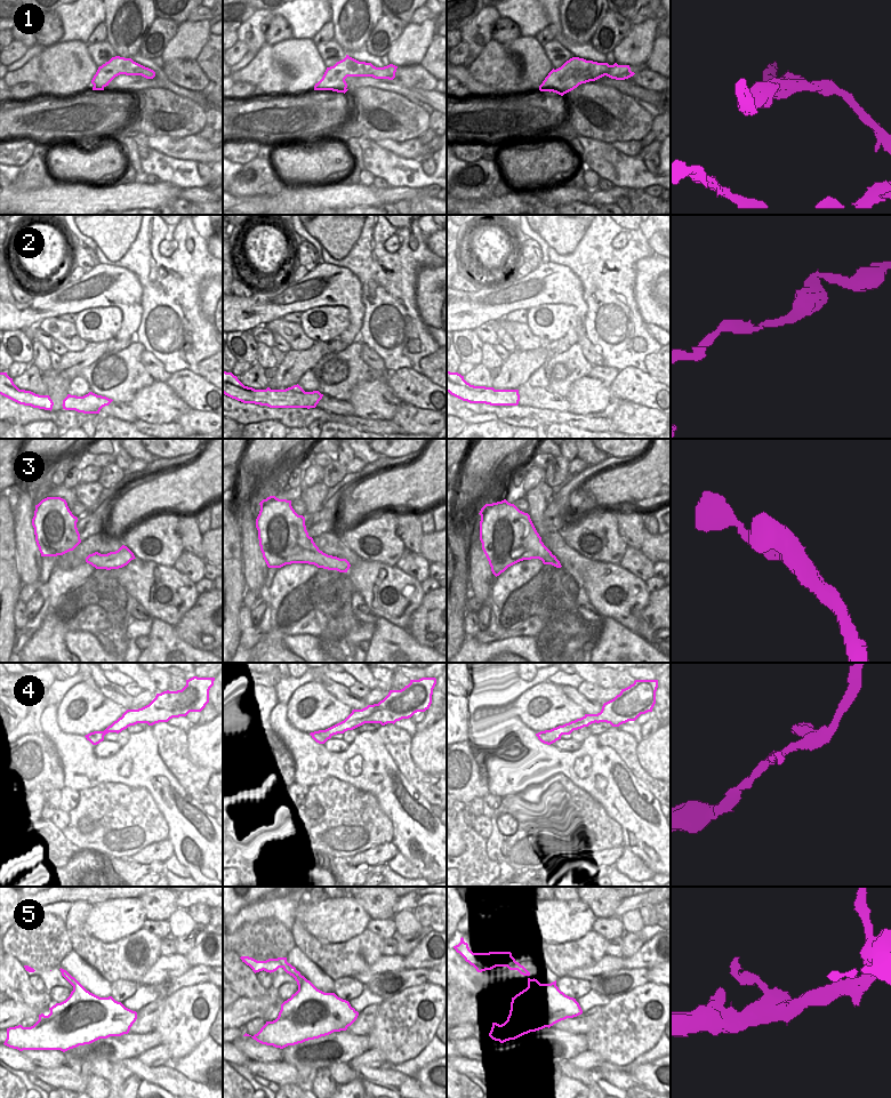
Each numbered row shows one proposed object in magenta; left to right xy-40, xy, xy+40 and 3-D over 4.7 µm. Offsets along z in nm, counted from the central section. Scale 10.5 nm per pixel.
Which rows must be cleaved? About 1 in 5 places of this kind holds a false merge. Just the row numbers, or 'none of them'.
none of them

